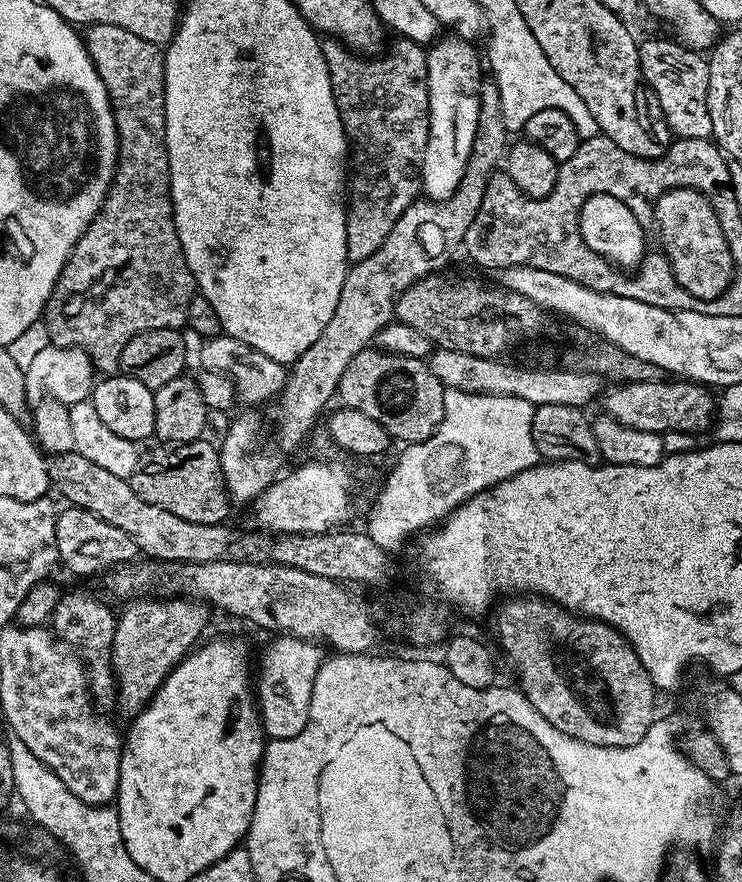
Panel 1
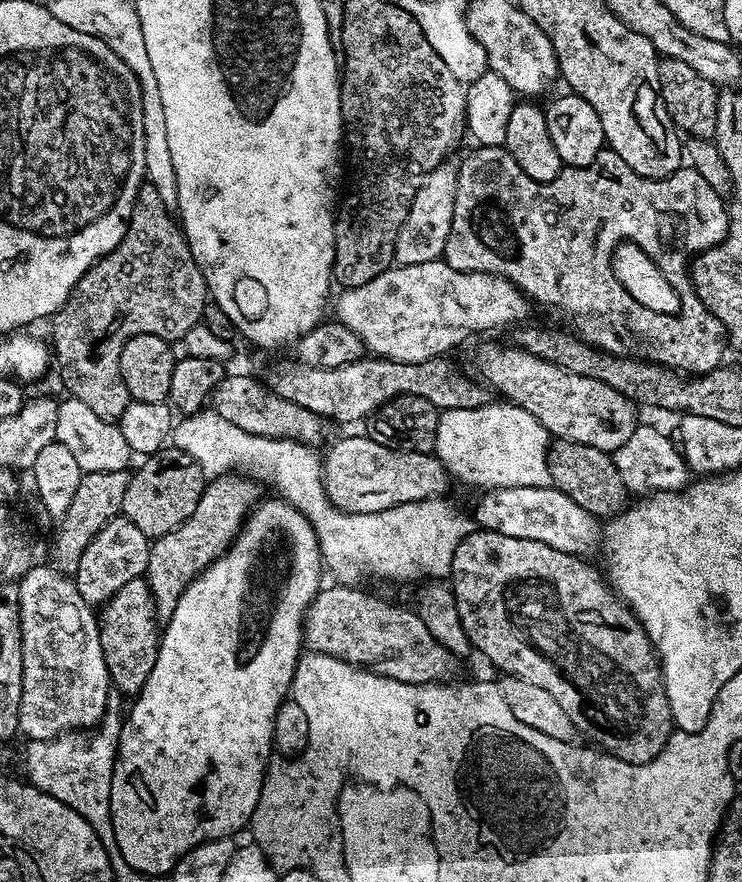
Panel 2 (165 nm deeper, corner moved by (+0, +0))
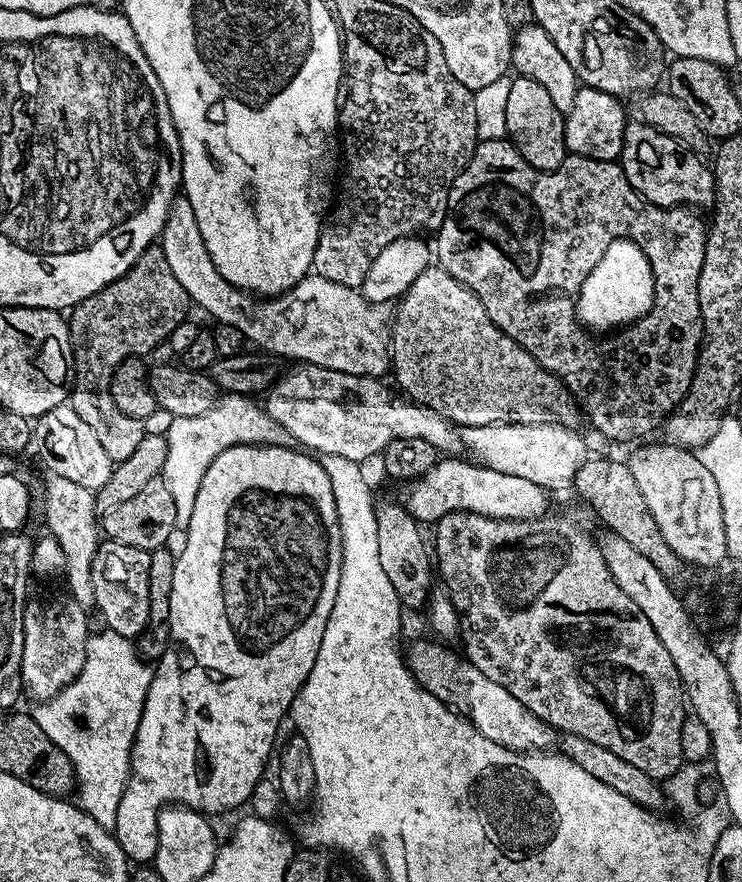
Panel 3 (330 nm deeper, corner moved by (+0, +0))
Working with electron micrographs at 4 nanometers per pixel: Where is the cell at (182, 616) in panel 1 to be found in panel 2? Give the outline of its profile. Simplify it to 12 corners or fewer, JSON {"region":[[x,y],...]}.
{"region":[[244,474],[207,481],[194,514],[155,537],[148,589],[167,622],[188,583],[261,499]]}

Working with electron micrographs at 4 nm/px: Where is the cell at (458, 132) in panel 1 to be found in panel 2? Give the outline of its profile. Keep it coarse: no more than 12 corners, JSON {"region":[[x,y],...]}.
{"region":[[457,171],[423,177],[396,235],[397,265],[443,257]]}

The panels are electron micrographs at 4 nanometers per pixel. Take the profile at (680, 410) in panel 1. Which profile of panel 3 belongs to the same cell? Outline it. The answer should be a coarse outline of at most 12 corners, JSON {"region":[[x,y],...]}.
{"region":[[445,268],[399,297],[390,372],[457,426],[581,405]]}

